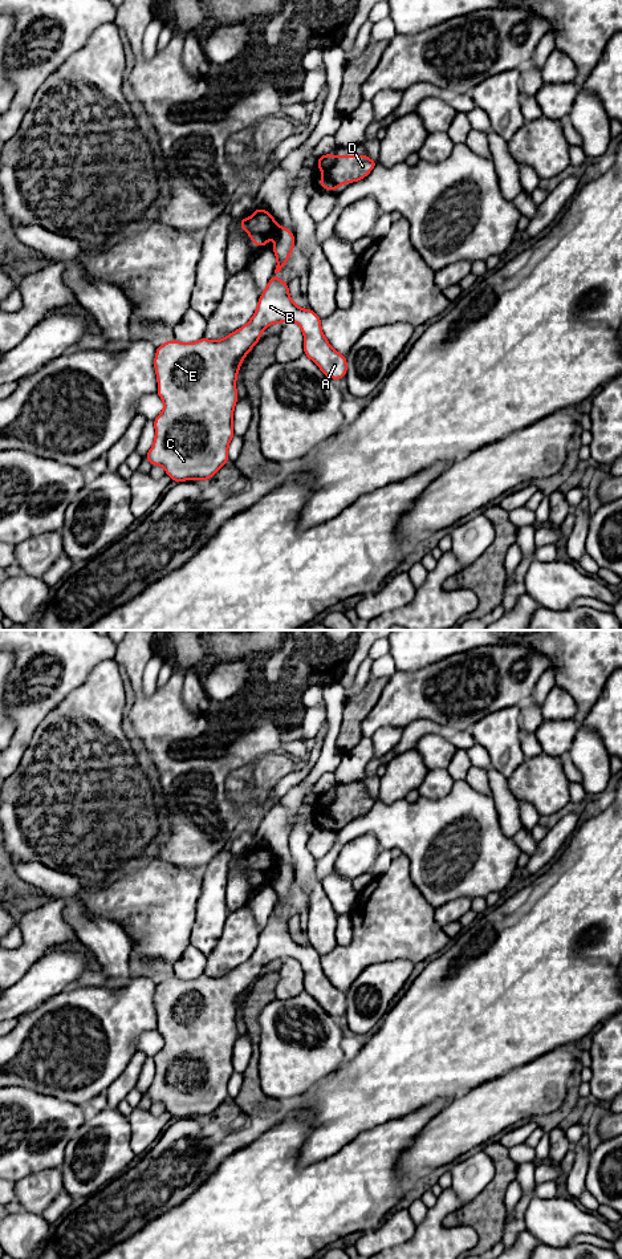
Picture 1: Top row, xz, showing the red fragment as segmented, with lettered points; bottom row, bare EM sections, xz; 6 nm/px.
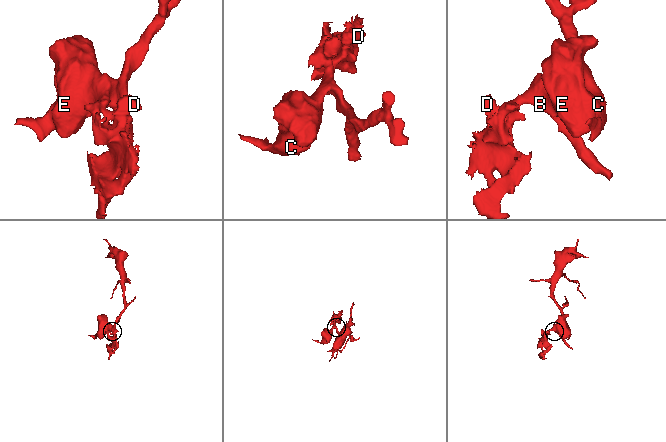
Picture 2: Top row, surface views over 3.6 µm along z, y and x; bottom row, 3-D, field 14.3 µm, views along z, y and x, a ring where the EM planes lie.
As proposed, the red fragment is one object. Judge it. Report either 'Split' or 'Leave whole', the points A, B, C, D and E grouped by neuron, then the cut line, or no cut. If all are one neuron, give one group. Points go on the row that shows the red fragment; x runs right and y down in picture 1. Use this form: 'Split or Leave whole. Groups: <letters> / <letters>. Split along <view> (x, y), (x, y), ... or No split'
Split. Groups: A B C E / D. Split along xz (280, 227), (275, 235)

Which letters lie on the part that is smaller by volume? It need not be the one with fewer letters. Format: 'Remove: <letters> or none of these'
Remove: D

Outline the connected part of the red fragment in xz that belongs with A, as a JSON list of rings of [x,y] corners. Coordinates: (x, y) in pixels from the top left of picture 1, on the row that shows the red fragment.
[[[280,227],[276,235],[276,243],[272,248],[277,259],[275,273],[268,281],[265,291],[260,293],[260,300],[253,317],[243,328],[236,329],[233,333],[219,341],[211,341],[203,337],[191,344],[182,344],[176,340],[170,340],[156,348],[154,360],[155,374],[158,378],[156,394],[162,398],[164,409],[154,419],[155,439],[151,450],[145,455],[145,459],[153,466],[163,466],[166,475],[175,483],[183,480],[207,480],[228,462],[228,444],[235,436],[232,426],[233,407],[239,401],[236,393],[236,377],[243,360],[261,338],[261,333],[267,326],[275,322],[284,324],[288,320],[297,322],[305,337],[304,354],[309,357],[326,377],[332,379],[345,378],[347,370],[346,357],[334,350],[328,342],[321,329],[321,318],[309,308],[298,308],[289,296],[288,283],[275,276],[285,267],[294,244],[293,232],[285,227]]]

